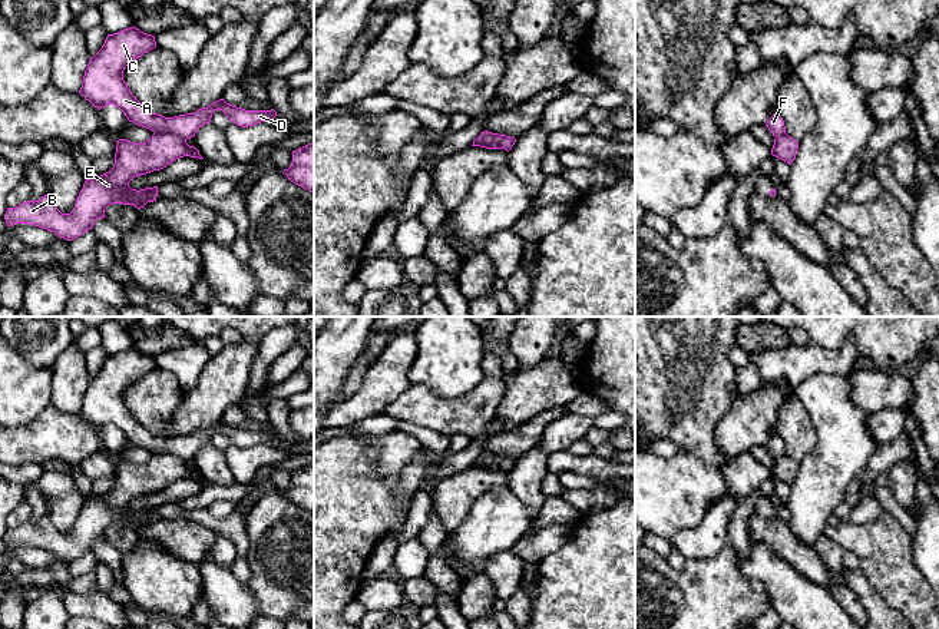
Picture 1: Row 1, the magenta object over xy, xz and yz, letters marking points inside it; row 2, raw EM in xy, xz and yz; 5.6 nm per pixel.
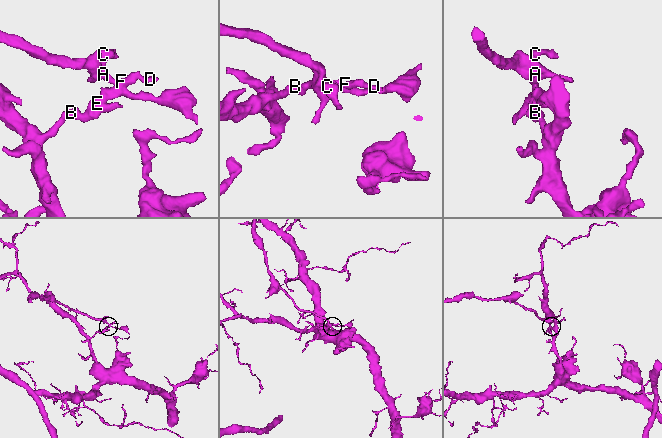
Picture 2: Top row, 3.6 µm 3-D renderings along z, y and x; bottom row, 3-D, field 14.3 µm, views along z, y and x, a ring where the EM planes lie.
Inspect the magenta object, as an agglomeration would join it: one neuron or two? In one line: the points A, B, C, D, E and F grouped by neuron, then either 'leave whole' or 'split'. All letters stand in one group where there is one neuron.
A C D F / B E | split

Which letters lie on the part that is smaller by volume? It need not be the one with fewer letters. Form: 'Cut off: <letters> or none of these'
Cut off: A, C, D, F

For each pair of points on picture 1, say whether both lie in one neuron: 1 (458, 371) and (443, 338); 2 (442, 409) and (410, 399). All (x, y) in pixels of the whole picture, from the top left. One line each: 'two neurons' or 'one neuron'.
1: one neuron
2: one neuron

